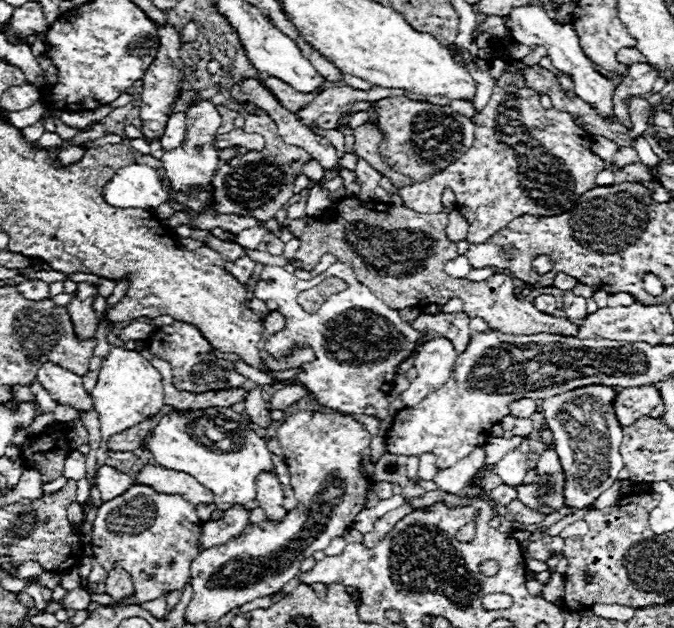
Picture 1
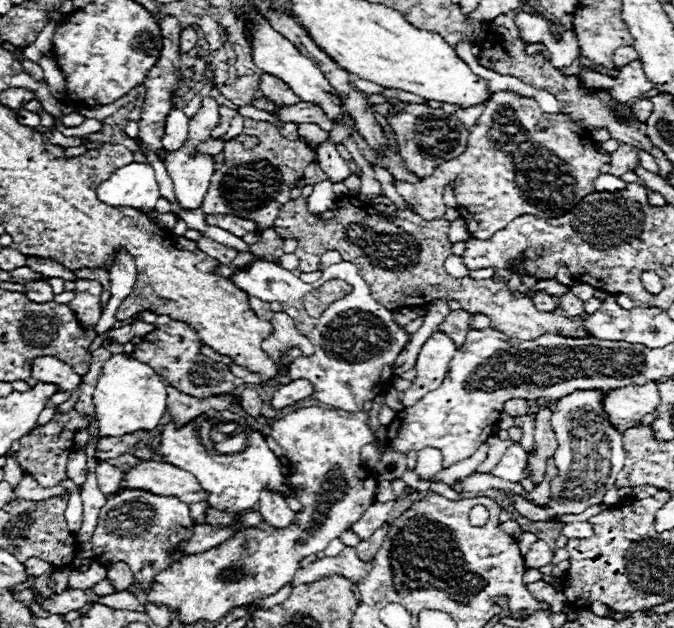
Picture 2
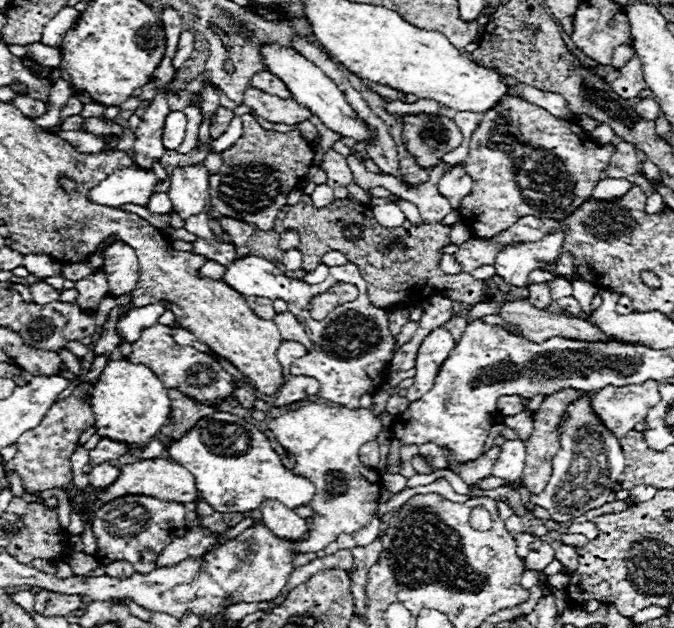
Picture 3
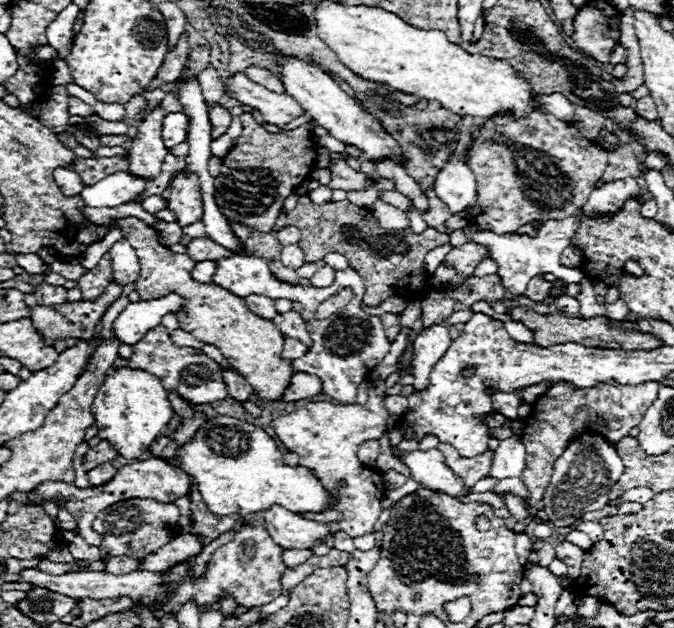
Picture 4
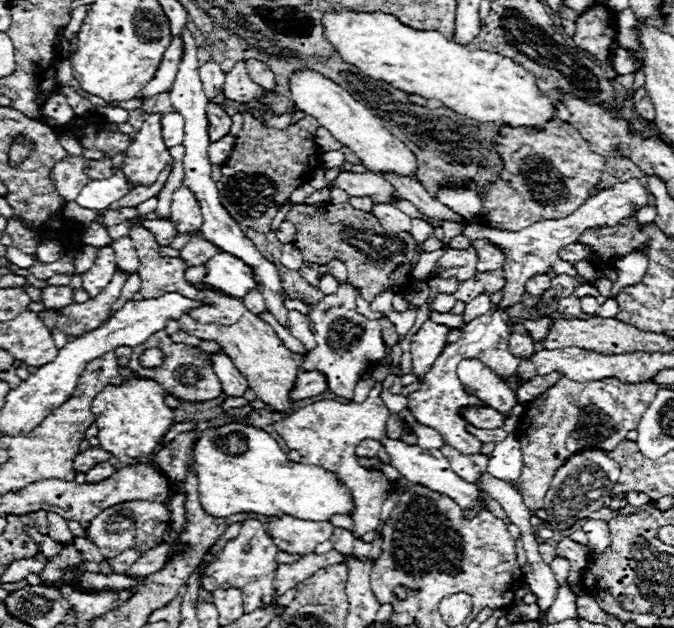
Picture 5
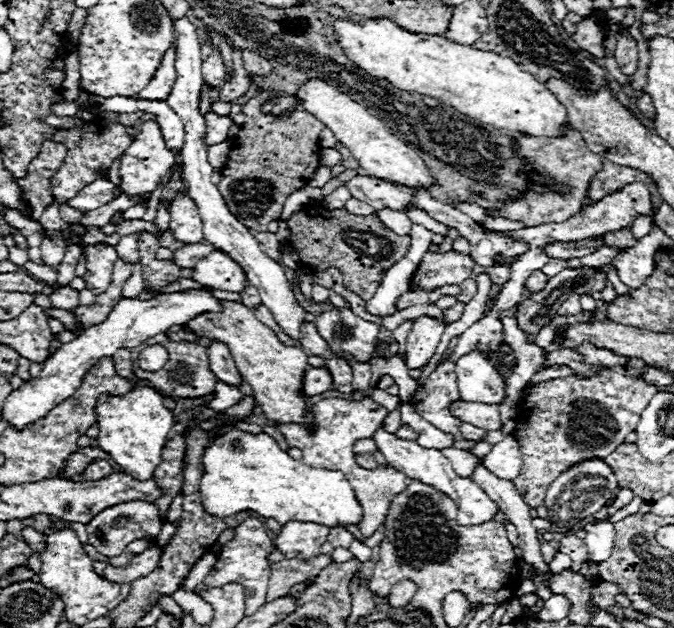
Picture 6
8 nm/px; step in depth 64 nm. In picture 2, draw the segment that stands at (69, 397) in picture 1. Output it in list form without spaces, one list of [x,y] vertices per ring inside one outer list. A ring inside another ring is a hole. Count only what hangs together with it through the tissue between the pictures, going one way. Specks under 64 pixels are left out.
[[[38,356],[32,360],[32,378],[62,384],[60,390],[74,392],[80,384],[80,376],[56,356]]]

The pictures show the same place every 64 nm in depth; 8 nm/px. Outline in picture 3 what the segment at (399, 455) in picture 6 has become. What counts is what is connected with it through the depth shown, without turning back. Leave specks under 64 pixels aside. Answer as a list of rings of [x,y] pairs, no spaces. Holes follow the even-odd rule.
[[[414,456],[412,460],[410,460],[410,464],[414,466],[414,470],[416,470],[416,474],[432,474],[434,470],[432,470],[432,466],[430,466],[430,462],[424,458],[424,456]]]

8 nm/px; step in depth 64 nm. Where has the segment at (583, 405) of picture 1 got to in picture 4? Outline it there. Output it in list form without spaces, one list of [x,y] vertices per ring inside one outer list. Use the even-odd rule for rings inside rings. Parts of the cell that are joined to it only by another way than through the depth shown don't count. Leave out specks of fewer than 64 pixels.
[[[586,434],[574,440],[554,464],[552,480],[544,492],[544,510],[548,514],[548,520],[554,526],[570,526],[576,524],[576,520],[580,520],[580,516],[586,512],[604,508],[610,502],[608,492],[618,482],[622,470],[624,464],[620,456],[616,456],[614,446],[606,444],[602,436]]]

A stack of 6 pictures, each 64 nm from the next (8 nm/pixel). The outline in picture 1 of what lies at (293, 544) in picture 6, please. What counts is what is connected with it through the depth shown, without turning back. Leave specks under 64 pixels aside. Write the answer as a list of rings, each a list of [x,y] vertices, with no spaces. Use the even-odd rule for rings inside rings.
[[[274,474],[270,476],[258,476],[258,488],[256,488],[256,500],[260,502],[260,508],[264,510],[268,520],[280,522],[286,518],[288,510],[284,508],[284,496],[282,486]]]

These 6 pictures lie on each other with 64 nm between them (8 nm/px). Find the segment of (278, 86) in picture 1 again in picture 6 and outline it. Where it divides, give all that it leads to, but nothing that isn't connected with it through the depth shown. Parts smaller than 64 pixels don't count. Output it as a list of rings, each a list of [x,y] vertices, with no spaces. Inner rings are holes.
[[[242,50],[242,60],[244,60],[244,68],[250,74],[270,74],[270,70],[272,70],[268,60],[264,60],[262,56],[258,56],[256,52],[250,52],[250,50]]]

